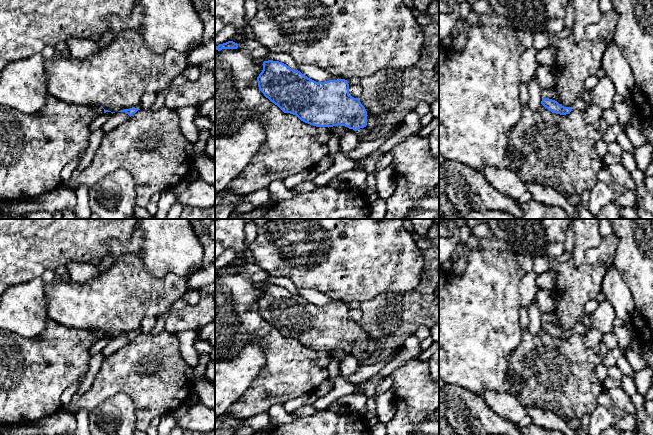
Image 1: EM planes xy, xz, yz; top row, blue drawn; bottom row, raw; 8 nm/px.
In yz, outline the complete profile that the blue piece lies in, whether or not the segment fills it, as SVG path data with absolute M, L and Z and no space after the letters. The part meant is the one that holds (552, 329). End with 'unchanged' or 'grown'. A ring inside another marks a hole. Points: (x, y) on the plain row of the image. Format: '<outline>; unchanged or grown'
M542 322L541 328L552 337L560 339L569 338L572 334L584 335L587 332L585 325L583 325L582 323L577 324L571 331L564 331L557 325L549 322Z; grown

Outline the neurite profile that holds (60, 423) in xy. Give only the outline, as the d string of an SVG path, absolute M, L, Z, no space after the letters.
M62 408L36 422L0 427L1 435L64 435L75 434L76 418Z

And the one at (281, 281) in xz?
M269 276L268 282L273 285L279 285L287 290L289 290L293 294L297 294L299 288L287 277L274 277L274 276Z

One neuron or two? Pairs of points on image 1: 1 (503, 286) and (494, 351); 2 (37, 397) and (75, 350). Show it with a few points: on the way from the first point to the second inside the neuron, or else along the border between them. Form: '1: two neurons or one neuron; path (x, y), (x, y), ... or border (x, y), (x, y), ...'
1: one neuron; path (499, 302), (500, 329), (496, 335)
2: one neuron; path (40, 385), (63, 362)

